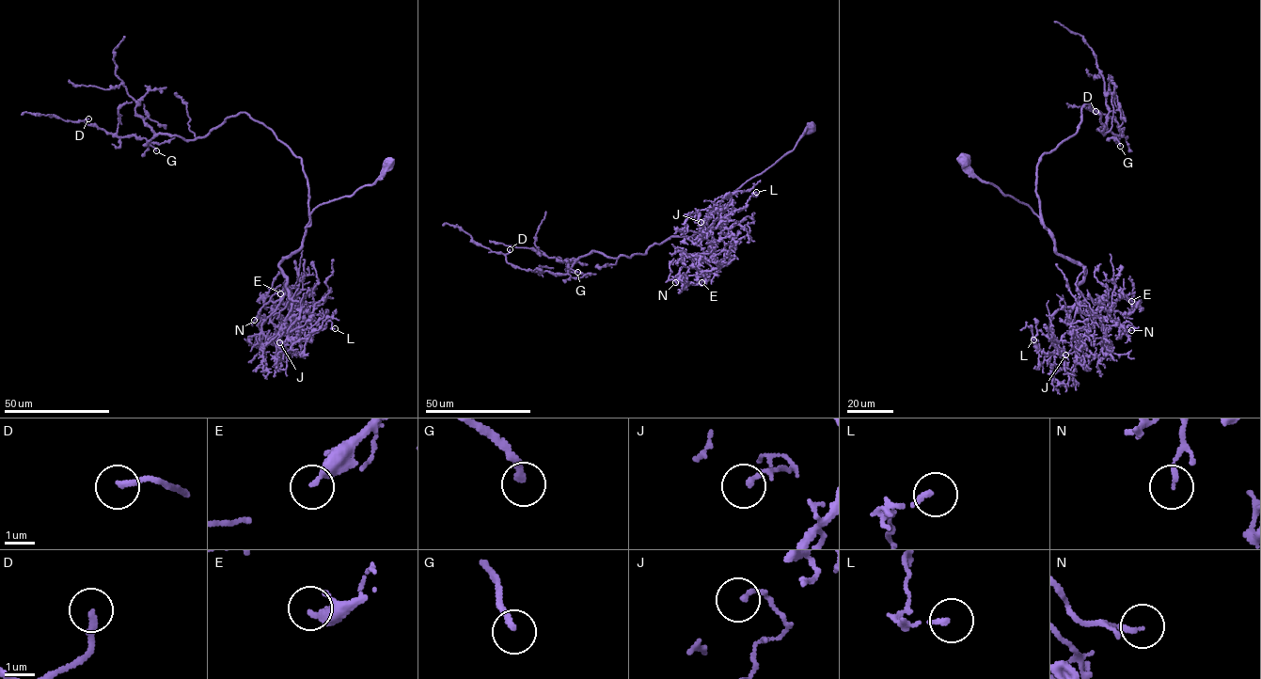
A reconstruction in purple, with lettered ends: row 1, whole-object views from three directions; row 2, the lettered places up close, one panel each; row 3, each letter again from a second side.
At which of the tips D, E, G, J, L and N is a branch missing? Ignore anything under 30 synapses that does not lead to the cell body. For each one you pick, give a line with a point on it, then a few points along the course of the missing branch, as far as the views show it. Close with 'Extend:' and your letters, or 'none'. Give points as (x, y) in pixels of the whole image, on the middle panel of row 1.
G: place (577, 272); course (577, 272), (569, 277), (562, 273), (560, 265)
Extend: G

